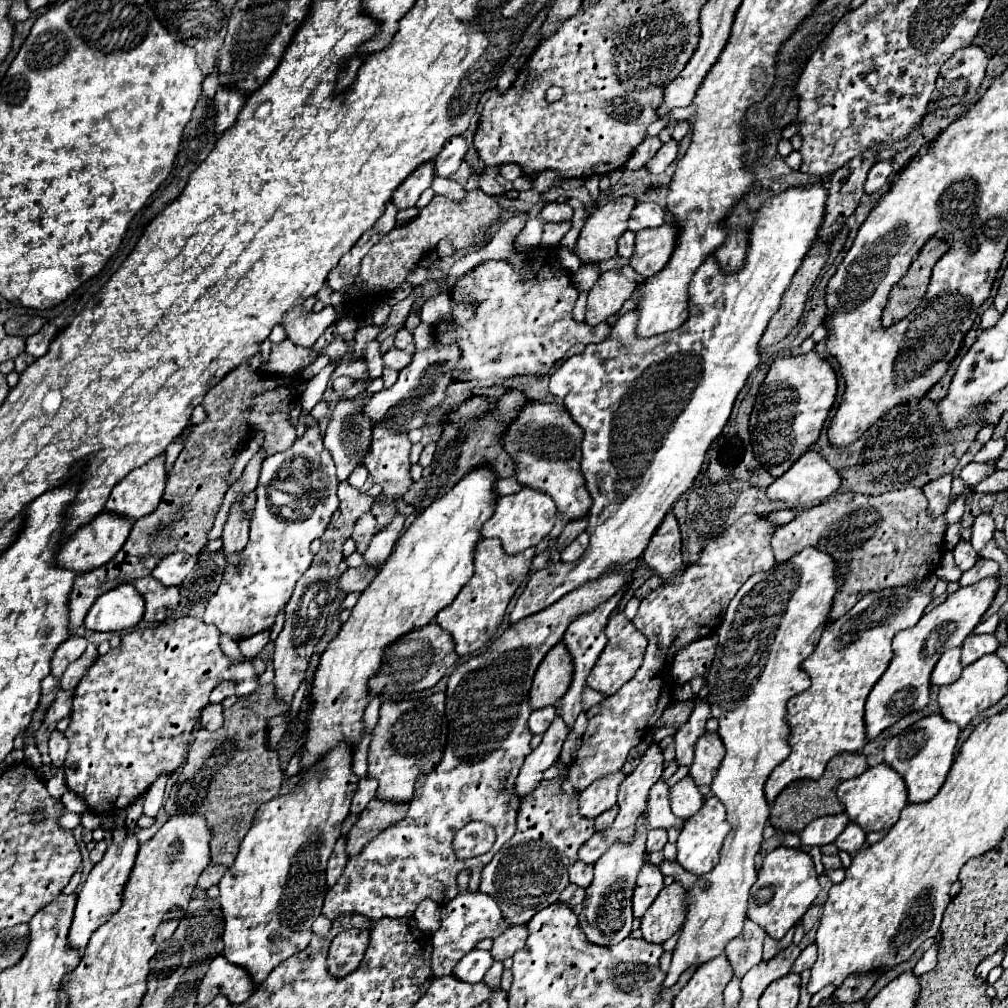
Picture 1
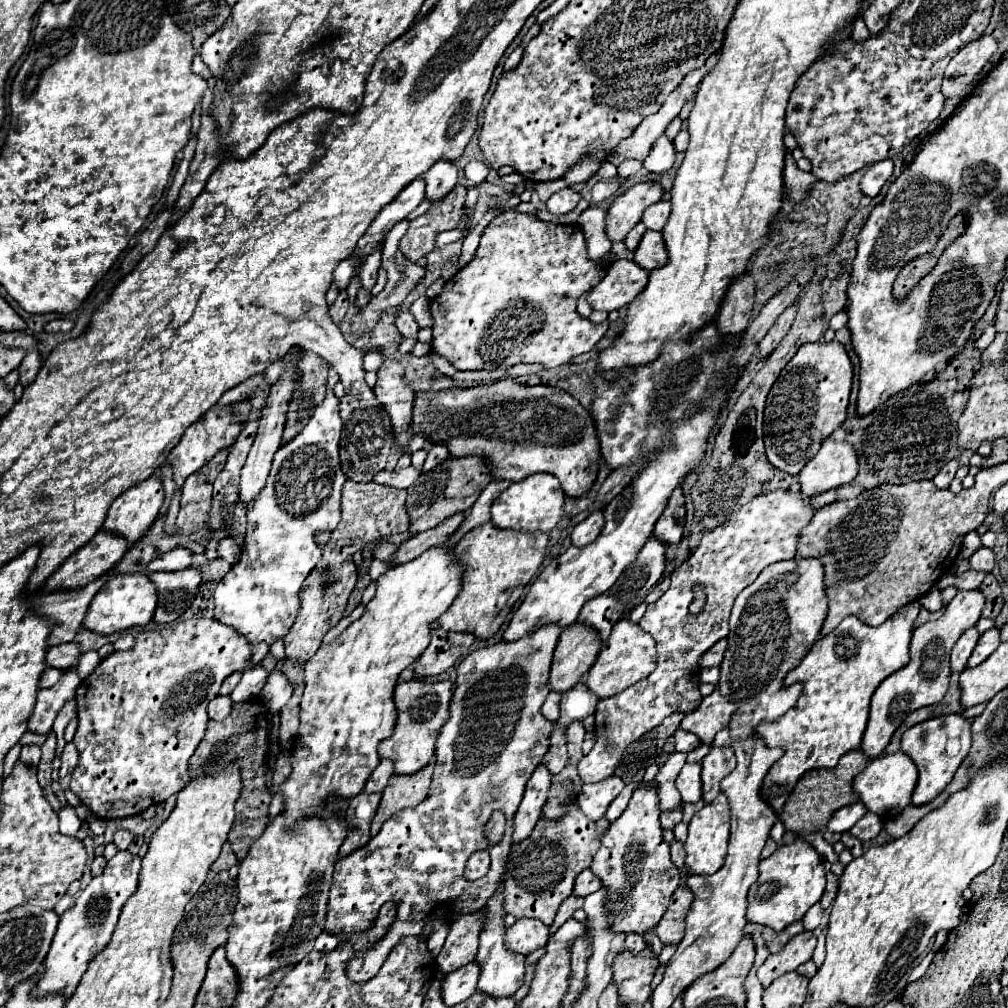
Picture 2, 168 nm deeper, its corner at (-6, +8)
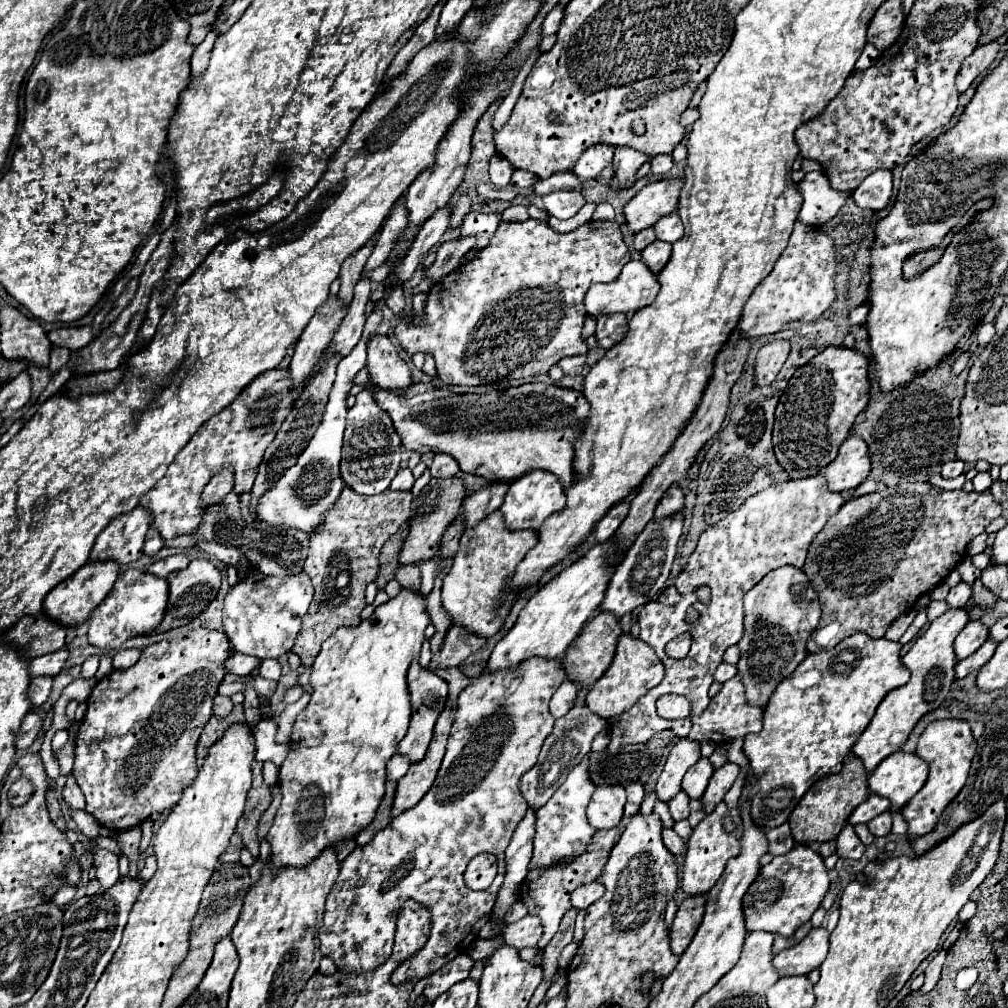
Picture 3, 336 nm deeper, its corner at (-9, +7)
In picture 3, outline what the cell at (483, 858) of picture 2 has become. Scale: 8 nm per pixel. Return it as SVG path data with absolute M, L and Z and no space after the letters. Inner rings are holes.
M492 853L476 855L464 871L464 883L470 889L478 889L478 891L488 889L494 877L496 877L496 857Z

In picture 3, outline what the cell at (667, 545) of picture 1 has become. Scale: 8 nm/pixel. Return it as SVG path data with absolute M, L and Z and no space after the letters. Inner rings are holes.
M672 485L666 491L666 495L662 497L662 501L658 503L654 519L664 519L664 517L670 517L670 515L676 515L682 509L684 509L684 491L678 485Z

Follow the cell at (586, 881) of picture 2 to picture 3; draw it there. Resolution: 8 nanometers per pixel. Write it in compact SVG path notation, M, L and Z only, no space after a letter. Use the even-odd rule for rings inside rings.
M586 883L586 885L580 885L574 893L572 893L572 905L576 909L586 909L590 907L594 901L598 901L600 897L604 895L604 887L600 883Z

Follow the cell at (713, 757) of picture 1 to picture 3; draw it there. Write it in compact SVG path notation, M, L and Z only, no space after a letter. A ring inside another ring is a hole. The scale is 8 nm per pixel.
M730 761L724 763L722 767L718 767L712 773L710 783L708 783L708 787L706 787L704 795L702 795L702 805L704 805L706 813L714 811L714 805L718 805L724 799L726 791L732 787L738 773L740 773L740 767L736 763L730 763Z

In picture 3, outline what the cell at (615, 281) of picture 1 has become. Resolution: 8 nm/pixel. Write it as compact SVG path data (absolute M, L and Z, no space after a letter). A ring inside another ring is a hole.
M628 261L616 281L592 285L586 293L584 305L586 305L586 311L594 317L606 315L606 313L628 313L650 305L656 299L658 291L660 291L660 283L656 281L656 275L642 261Z

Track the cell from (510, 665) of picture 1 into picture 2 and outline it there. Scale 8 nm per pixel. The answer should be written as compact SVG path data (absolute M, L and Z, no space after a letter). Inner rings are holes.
M543 626L537 632L521 638L519 642L499 642L487 648L479 648L459 664L451 702L451 716L443 724L443 730L437 740L437 764L429 796L415 808L405 808L399 814L395 814L391 820L383 824L375 838L371 838L363 848L355 850L353 854L343 856L335 864L333 884L329 890L329 912L325 920L325 932L335 934L339 940L347 940L353 932L367 932L375 924L379 908L385 902L393 900L399 904L397 922L391 926L389 934L361 958L365 962L357 962L357 958L349 962L347 976L351 980L363 982L373 978L387 960L387 954L397 946L397 942L403 942L405 936L417 936L427 940L433 934L435 920L451 924L457 916L479 912L495 892L495 886L499 884L505 860L511 850L513 816L521 802L527 780L531 778L535 766L539 766L543 754L547 752L549 734L553 730L553 722L543 718L541 706L545 696L551 692L549 670L559 634L559 626ZM495 810L505 814L507 826L501 842L491 844L485 836L485 824L489 822ZM477 850L487 850L491 854L491 870L487 872L485 880L471 882L465 880L463 868L467 858Z

